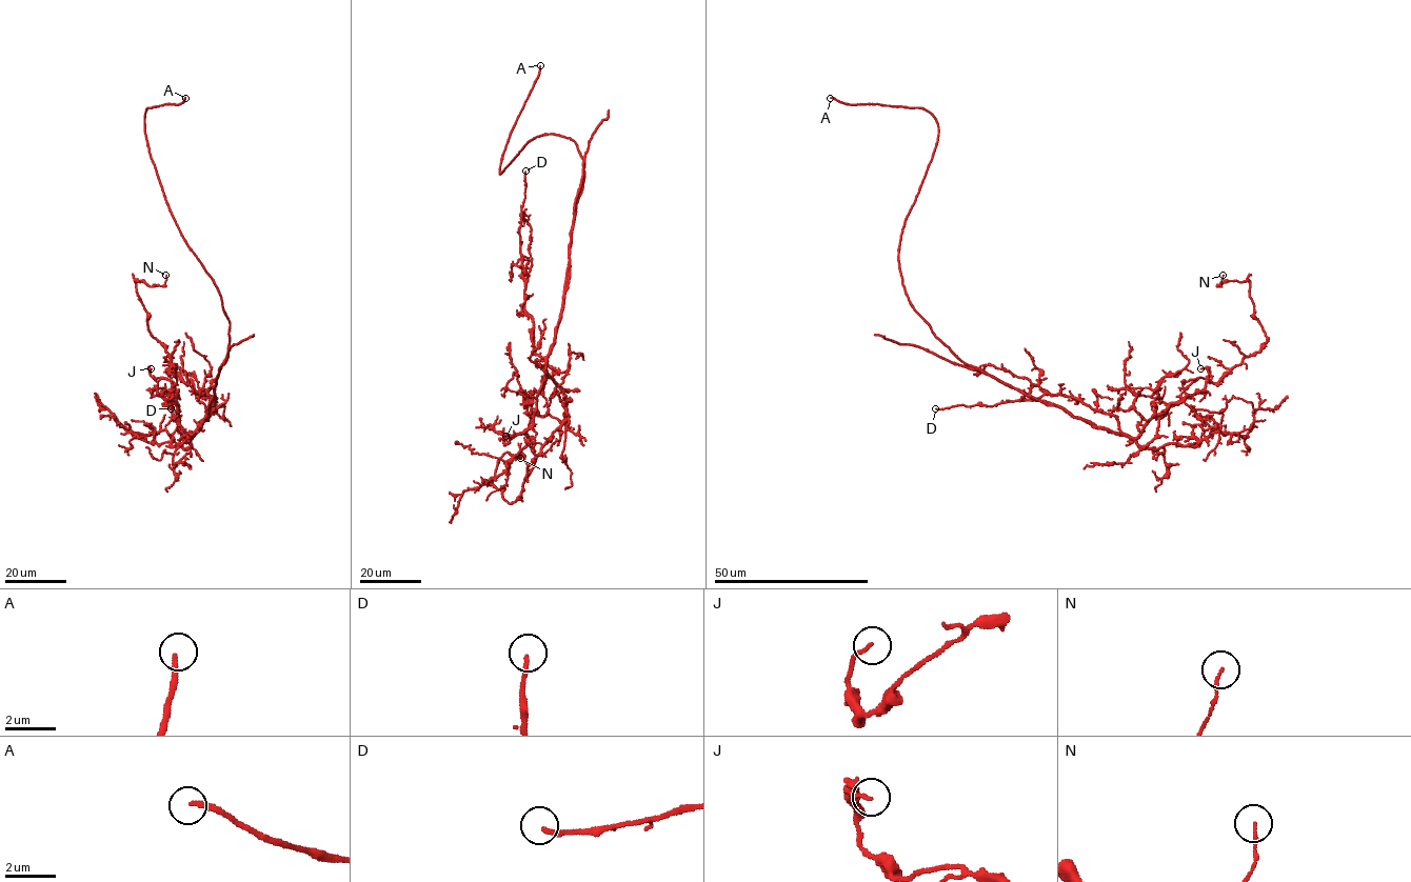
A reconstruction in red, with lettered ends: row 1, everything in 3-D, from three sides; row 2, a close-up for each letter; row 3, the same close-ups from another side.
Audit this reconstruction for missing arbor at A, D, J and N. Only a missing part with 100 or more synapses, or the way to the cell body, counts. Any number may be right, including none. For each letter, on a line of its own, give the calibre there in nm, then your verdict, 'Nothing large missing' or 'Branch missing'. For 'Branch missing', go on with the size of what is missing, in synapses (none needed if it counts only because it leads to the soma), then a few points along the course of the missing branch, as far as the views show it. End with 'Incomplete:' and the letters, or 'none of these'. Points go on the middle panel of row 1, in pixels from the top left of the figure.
A: Thickness 200 nm. Branch missing. Course of what is missing: (540, 65), (540, 43), (537, 42)
D: Thickness 170 nm. Nothing large missing
J: Thickness 140 nm. Nothing large missing
N: Thickness 120 nm. Nothing large missing
Incomplete: A

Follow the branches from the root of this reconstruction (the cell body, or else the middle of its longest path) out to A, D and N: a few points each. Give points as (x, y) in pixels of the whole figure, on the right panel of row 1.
A: (1006, 385), (946, 346), (902, 283), (900, 235), (935, 146), (936, 119), (920, 107), (830, 98)
D: (1006, 385), (1121, 434), (1114, 416), (1058, 394), (993, 405), (935, 408)
N: (1006, 385), (1136, 438), (1171, 403), (1217, 383), (1267, 341), (1249, 282), (1216, 286), (1223, 275)

